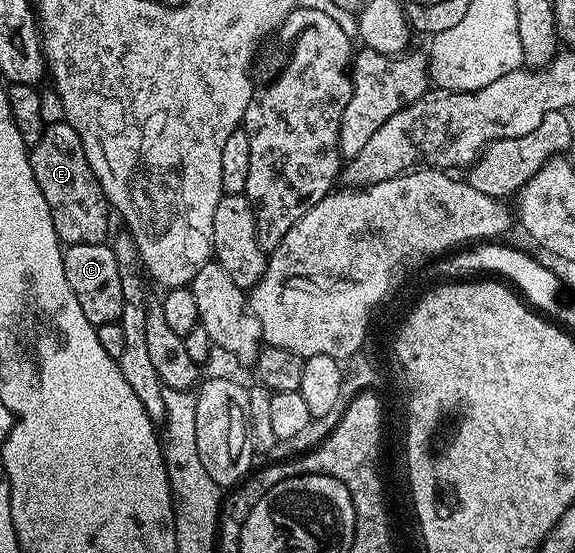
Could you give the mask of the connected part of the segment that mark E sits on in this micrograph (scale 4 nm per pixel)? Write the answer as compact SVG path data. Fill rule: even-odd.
M63 120L50 121L39 144L31 147L29 163L35 176L35 184L39 184L39 192L43 192L47 208L51 208L51 224L55 224L59 241L65 246L74 246L99 244L110 237L110 204L105 199L99 180L95 180L95 172L91 172L91 164L87 164L83 140L79 140L79 132L75 132L71 124Z

